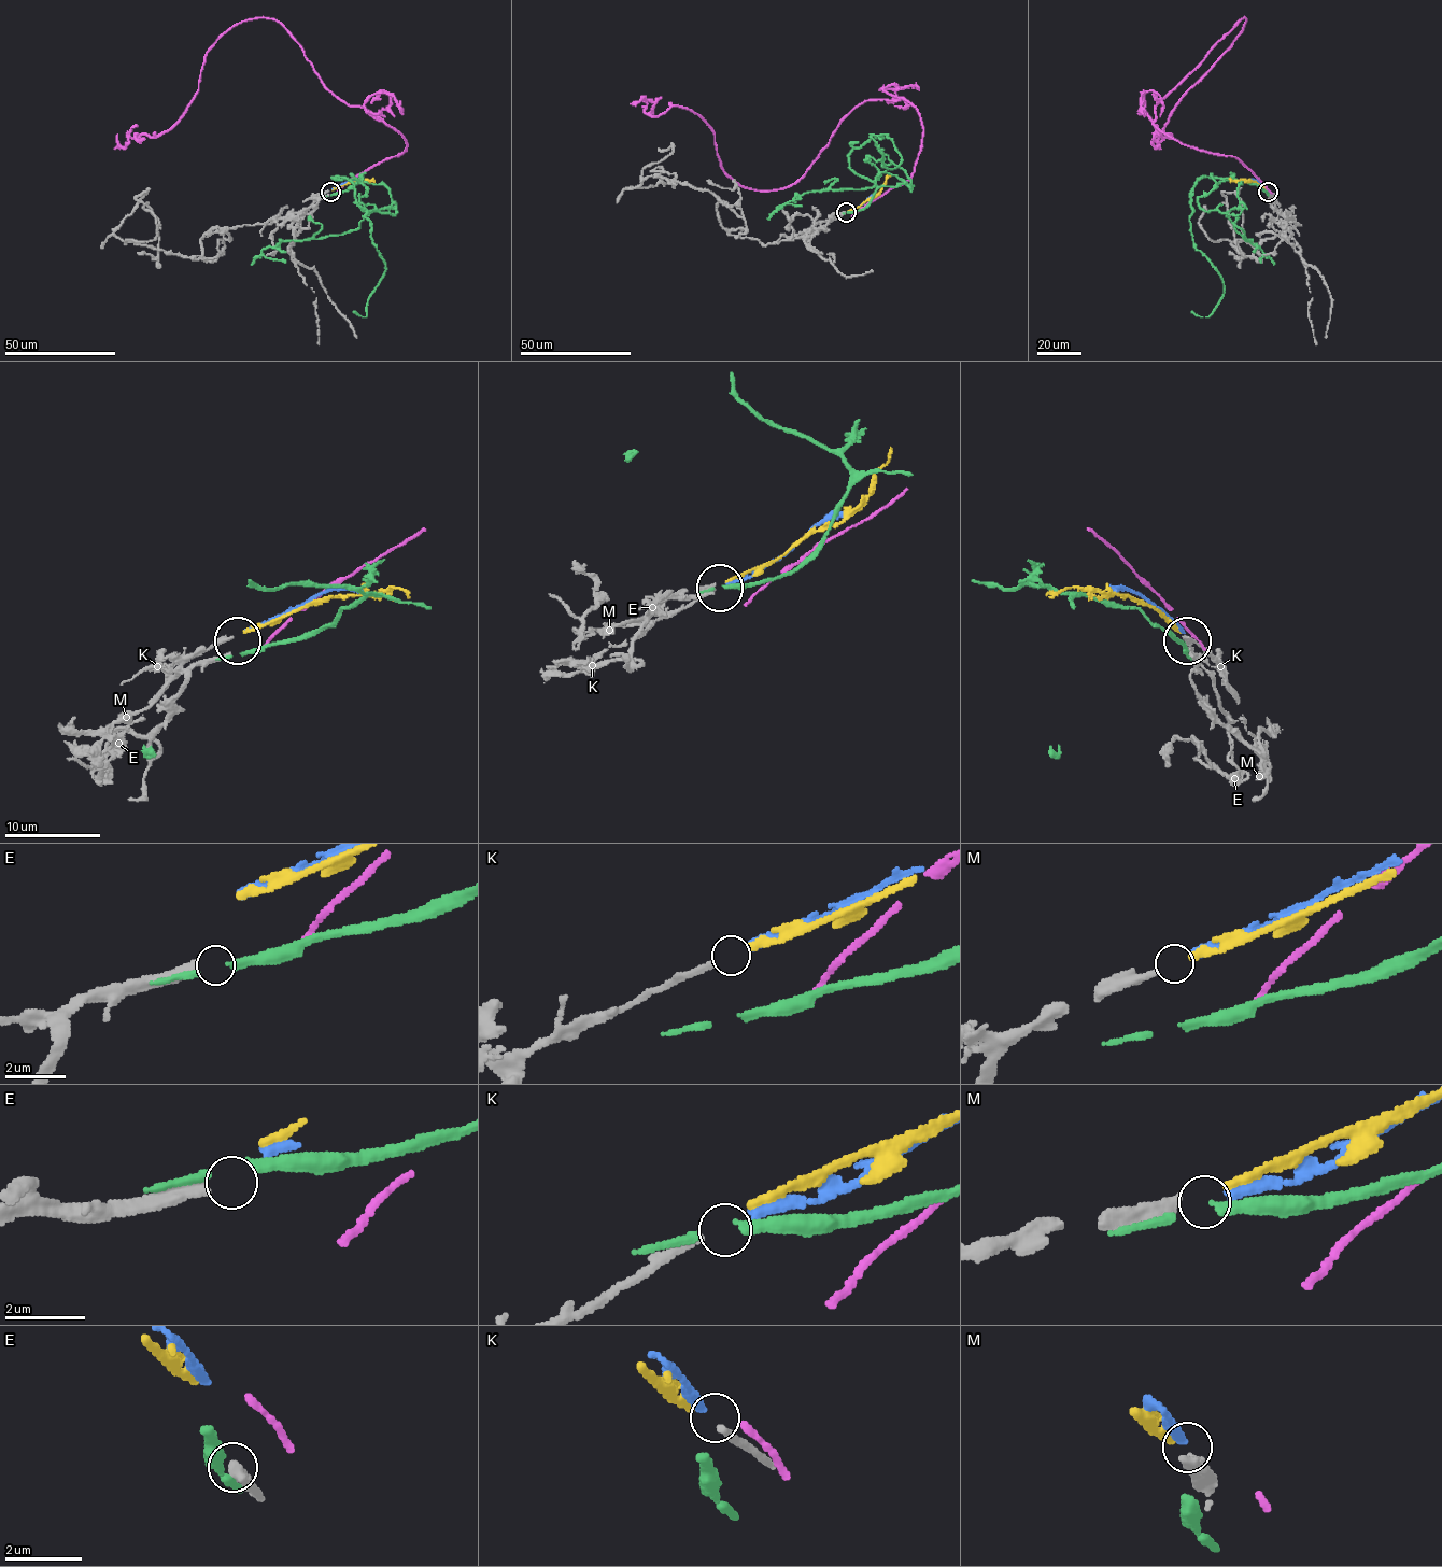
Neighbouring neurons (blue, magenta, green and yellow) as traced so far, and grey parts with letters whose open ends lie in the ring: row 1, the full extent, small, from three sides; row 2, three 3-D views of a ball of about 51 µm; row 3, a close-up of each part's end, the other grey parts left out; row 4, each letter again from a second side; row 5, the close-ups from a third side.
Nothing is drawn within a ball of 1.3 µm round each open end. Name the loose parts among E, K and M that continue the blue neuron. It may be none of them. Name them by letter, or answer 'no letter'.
K

